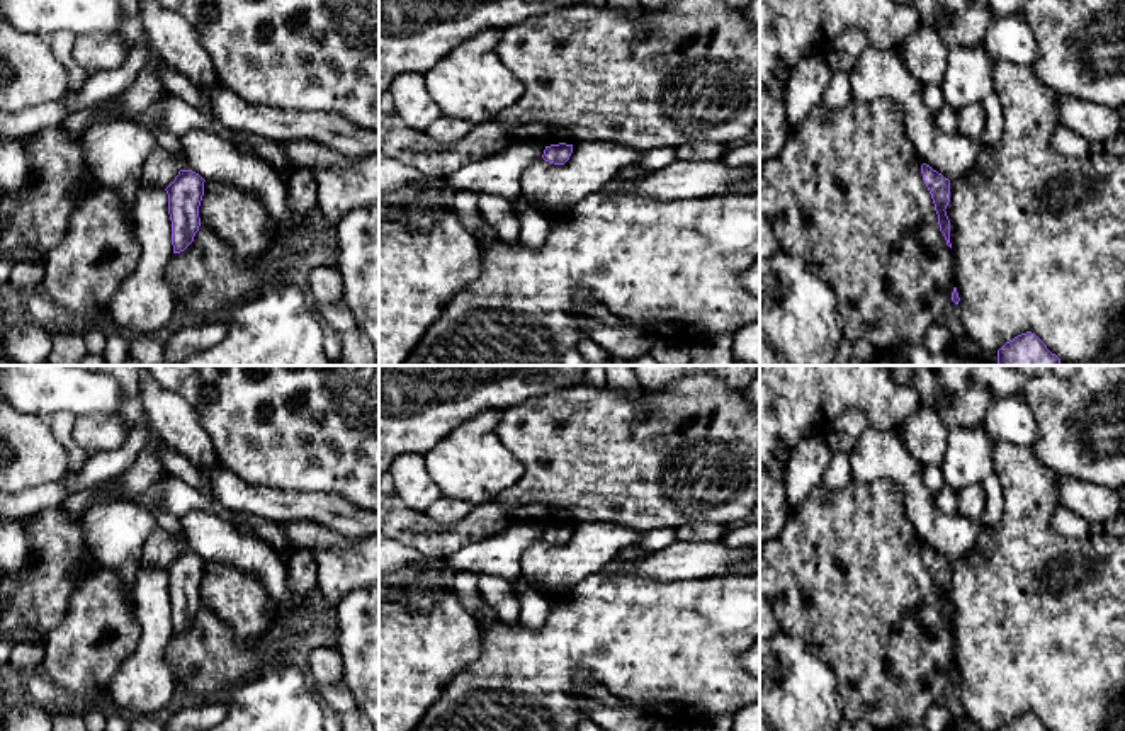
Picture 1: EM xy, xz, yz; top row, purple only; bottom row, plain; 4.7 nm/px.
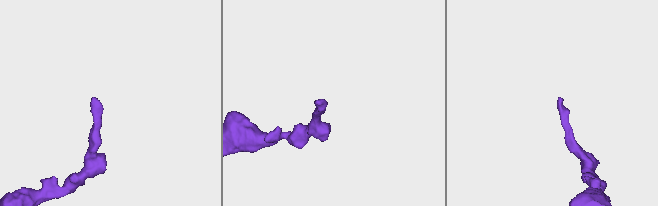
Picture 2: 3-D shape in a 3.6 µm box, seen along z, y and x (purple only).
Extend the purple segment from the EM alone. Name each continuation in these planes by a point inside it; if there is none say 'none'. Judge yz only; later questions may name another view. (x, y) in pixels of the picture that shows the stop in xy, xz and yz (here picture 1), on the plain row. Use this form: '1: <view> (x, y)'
none

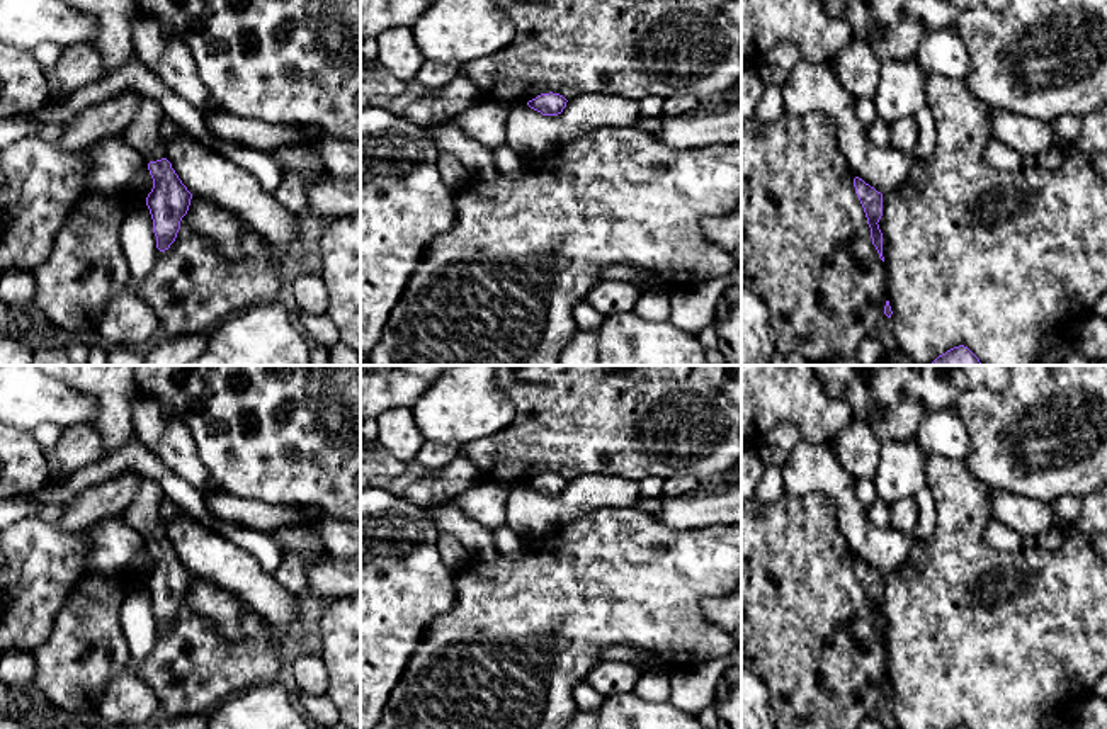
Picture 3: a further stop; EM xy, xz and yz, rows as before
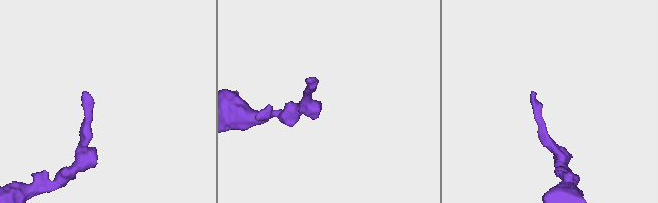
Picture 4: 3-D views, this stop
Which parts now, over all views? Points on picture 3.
1: xy (141, 514)

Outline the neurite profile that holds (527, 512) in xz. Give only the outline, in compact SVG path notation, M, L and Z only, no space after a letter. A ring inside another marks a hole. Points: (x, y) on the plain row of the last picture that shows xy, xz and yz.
M583 474L558 496L517 484L507 500L507 525L522 537L546 535L597 508L634 506L639 498L639 483L614 476Z

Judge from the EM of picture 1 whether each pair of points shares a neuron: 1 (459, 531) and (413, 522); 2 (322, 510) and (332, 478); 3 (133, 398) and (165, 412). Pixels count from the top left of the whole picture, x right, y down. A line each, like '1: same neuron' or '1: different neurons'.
1: same neuron
2: different neurons
3: different neurons

